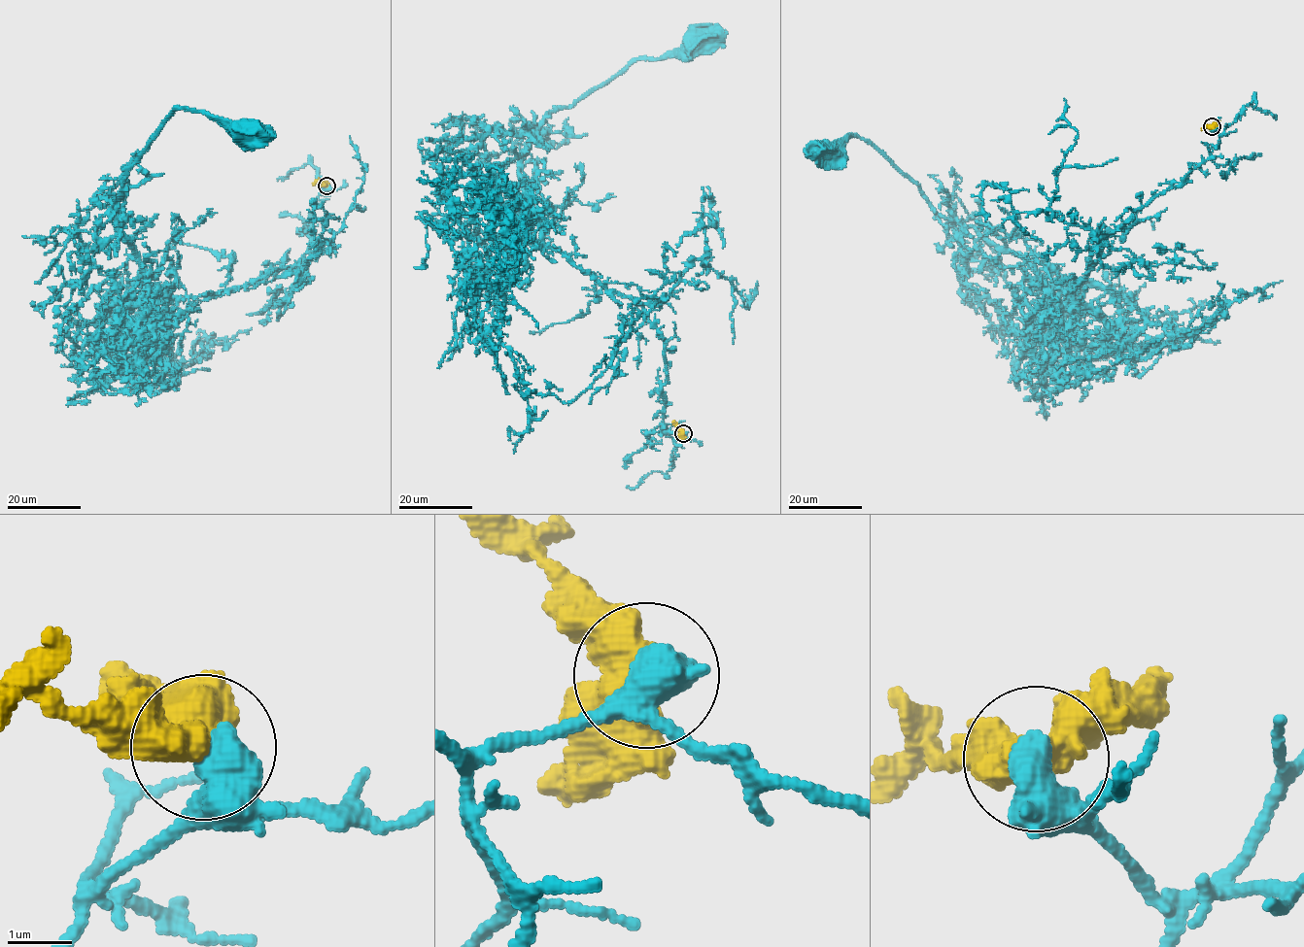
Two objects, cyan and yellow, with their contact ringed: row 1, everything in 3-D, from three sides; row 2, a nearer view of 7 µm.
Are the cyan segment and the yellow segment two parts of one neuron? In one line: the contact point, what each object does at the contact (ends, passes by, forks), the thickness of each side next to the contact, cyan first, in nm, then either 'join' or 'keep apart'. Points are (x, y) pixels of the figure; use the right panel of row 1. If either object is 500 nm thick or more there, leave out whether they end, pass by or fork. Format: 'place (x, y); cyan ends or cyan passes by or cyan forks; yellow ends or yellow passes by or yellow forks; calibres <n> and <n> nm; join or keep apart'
place (1212, 126); calibres 650 and 550 nm; keep apart

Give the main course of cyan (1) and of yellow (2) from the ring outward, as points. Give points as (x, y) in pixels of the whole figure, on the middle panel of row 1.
1: (684, 433), (667, 433), (664, 343), (646, 311), (530, 236), (520, 175), (547, 116), (635, 60), (697, 40)
2: (684, 433), (673, 421)

